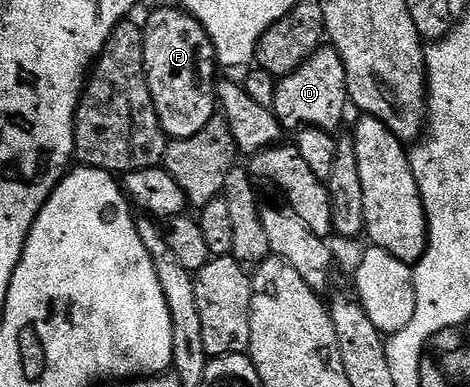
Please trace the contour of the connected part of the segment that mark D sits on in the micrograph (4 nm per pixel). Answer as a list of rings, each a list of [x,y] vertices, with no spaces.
[[[322,46],[314,55],[306,58],[298,70],[279,77],[272,111],[289,133],[295,134],[302,128],[321,128],[324,132],[335,133],[348,108],[350,101],[346,86],[346,66],[342,66],[342,58],[334,49]]]

